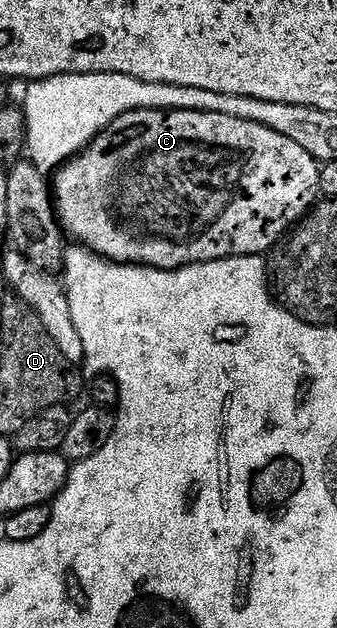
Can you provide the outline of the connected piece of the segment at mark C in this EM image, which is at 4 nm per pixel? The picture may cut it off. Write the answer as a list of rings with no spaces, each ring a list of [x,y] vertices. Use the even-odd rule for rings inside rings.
[[[141,108],[125,112],[114,121],[82,152],[66,161],[52,176],[52,192],[56,197],[57,218],[65,235],[81,247],[102,256],[111,264],[140,264],[144,268],[159,268],[174,272],[177,268],[187,268],[190,264],[203,264],[213,260],[223,260],[229,256],[262,256],[278,247],[280,241],[307,216],[319,199],[318,170],[320,164],[292,138],[268,130],[256,122],[244,118],[232,118],[232,114],[197,112],[176,108]]]

